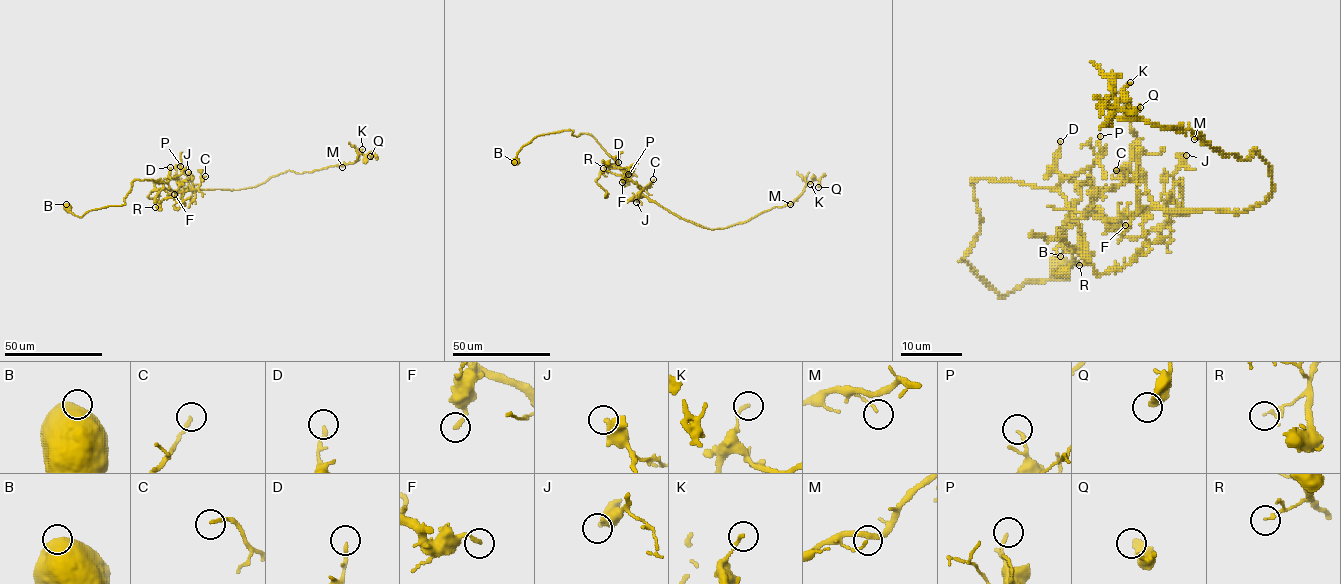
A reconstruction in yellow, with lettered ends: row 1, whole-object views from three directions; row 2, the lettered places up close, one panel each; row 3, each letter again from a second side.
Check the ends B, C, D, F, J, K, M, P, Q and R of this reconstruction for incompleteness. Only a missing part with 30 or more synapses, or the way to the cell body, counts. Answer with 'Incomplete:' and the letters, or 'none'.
Incomplete: F

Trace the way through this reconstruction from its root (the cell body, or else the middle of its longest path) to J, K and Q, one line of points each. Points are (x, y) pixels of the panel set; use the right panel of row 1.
J: (1183, 211), (1166, 211), (1160, 207), (1169, 199), (1174, 171), (1186, 155)
K: (1183, 211), (1257, 207), (1271, 168), (1255, 151), (1223, 155), (1191, 130), (1140, 121), (1130, 82)
Q: (1183, 211), (1257, 207), (1271, 168), (1116, 104), (1140, 107)

